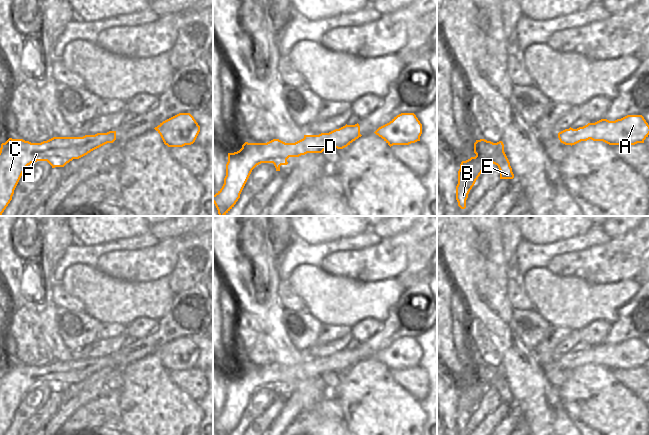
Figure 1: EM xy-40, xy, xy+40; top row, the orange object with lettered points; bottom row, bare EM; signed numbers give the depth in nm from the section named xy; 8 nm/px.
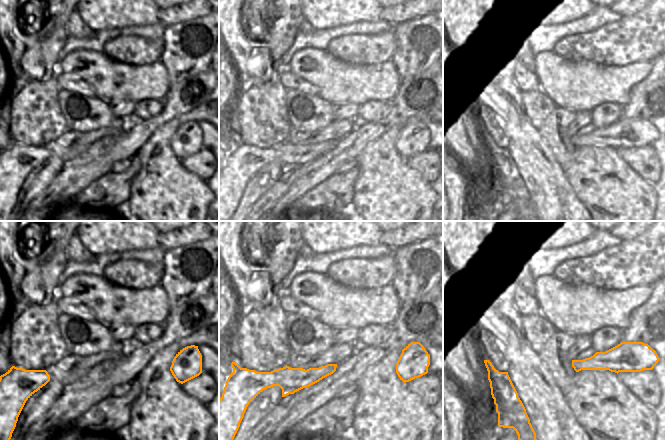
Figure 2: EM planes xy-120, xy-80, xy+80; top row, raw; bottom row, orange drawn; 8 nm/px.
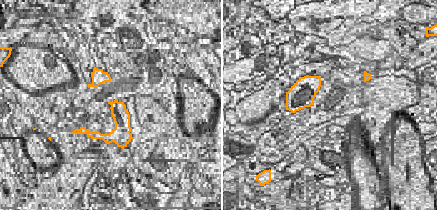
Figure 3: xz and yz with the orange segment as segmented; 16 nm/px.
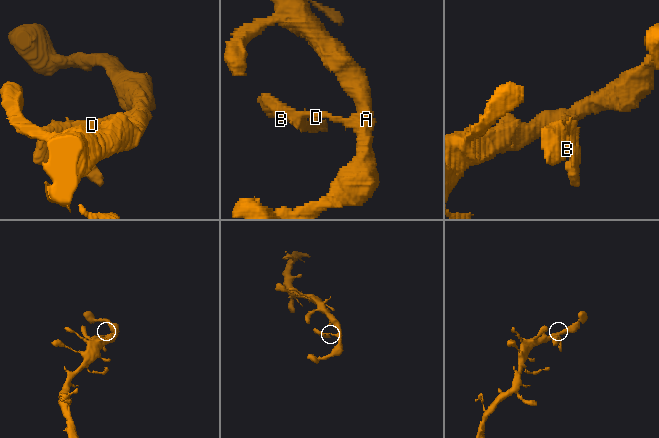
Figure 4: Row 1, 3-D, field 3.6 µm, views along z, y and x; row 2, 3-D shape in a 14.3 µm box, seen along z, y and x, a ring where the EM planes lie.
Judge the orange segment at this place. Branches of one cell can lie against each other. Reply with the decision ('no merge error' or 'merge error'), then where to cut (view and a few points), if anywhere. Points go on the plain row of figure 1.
no merge error; cut none

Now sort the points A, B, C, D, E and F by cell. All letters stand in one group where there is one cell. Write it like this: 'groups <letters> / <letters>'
groups A B C D E F

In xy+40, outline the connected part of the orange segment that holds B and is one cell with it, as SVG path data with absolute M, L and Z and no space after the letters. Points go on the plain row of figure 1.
M485 363L474 367L475 381L462 385L458 395L458 408L456 410L456 424L461 433L466 432L466 424L476 404L489 388L493 387L500 394L500 403L513 403L514 398L510 386L504 376L502 365L493 367Z

